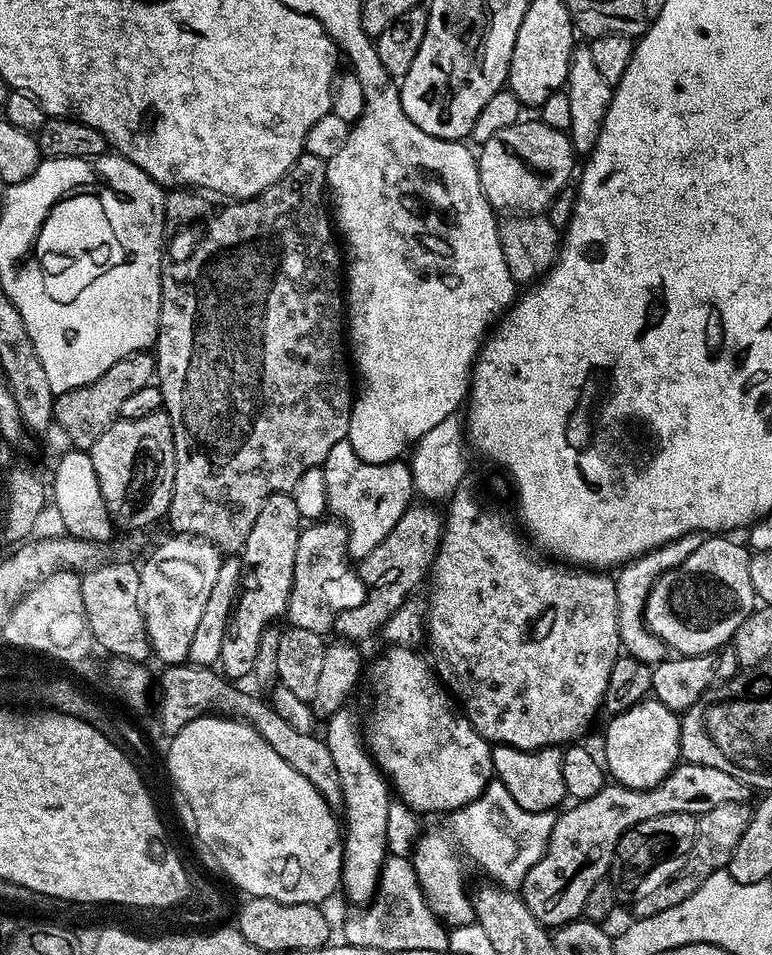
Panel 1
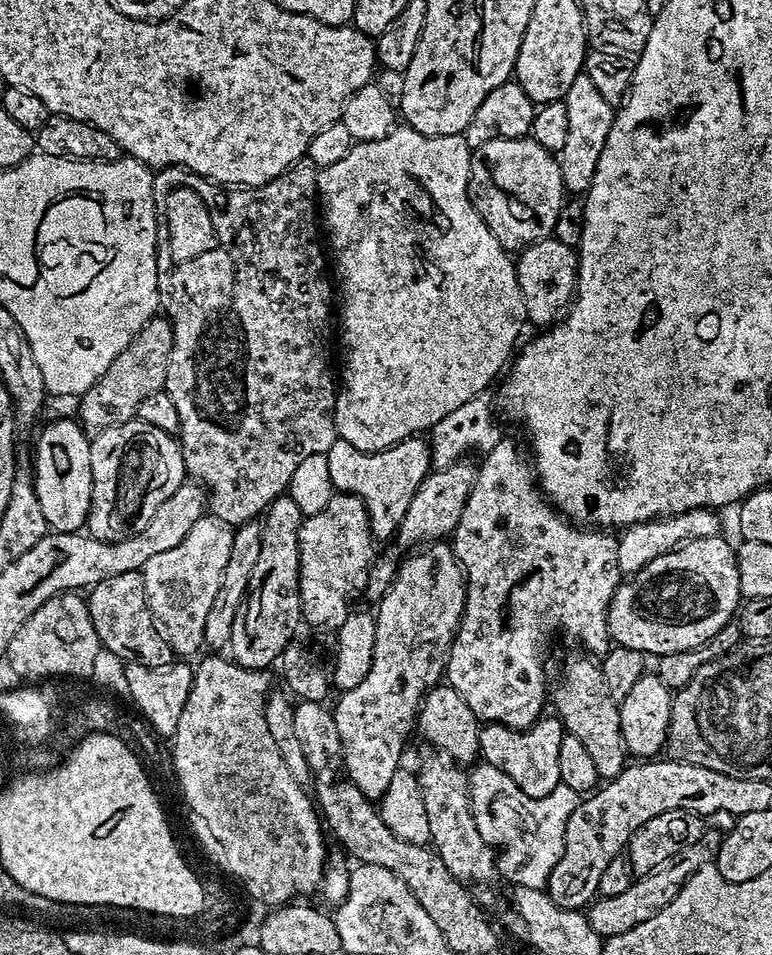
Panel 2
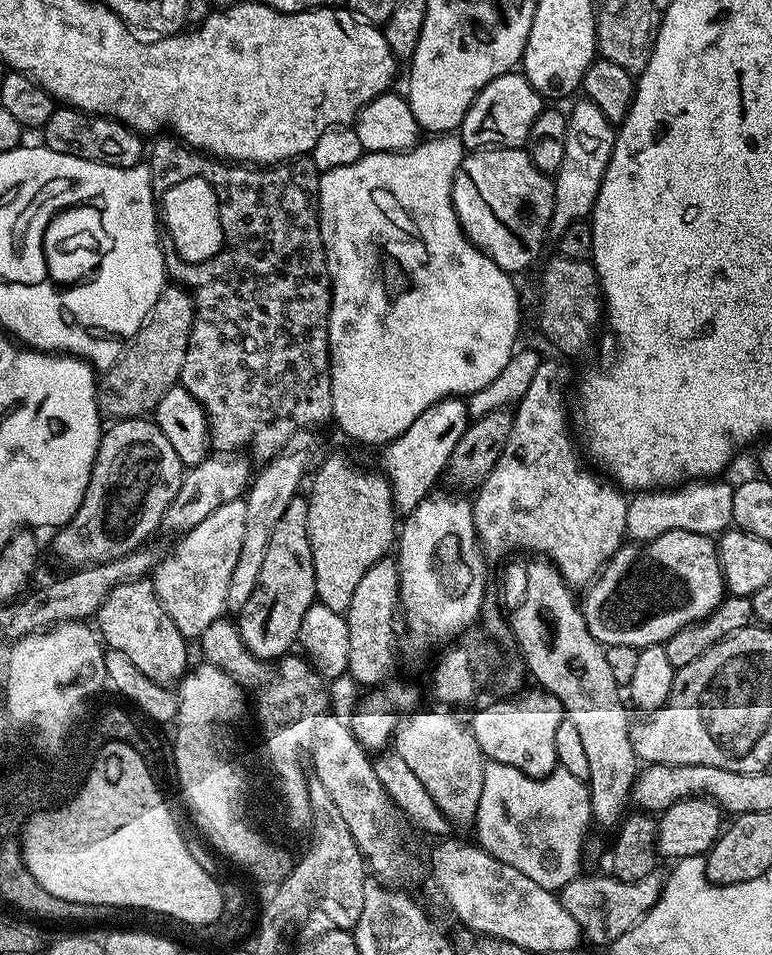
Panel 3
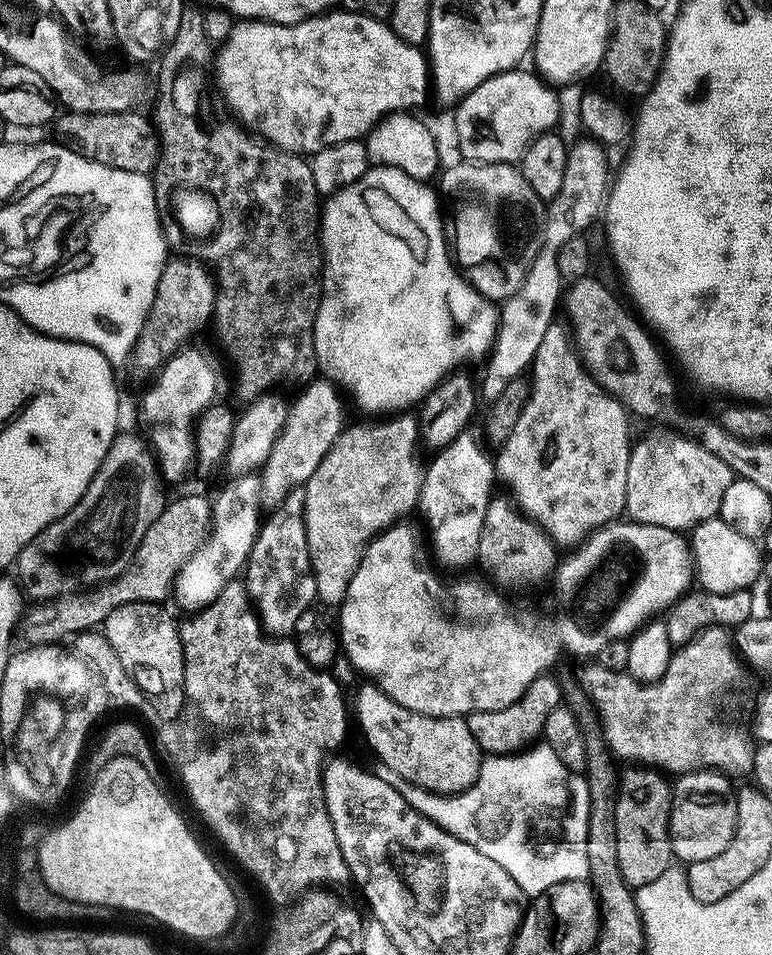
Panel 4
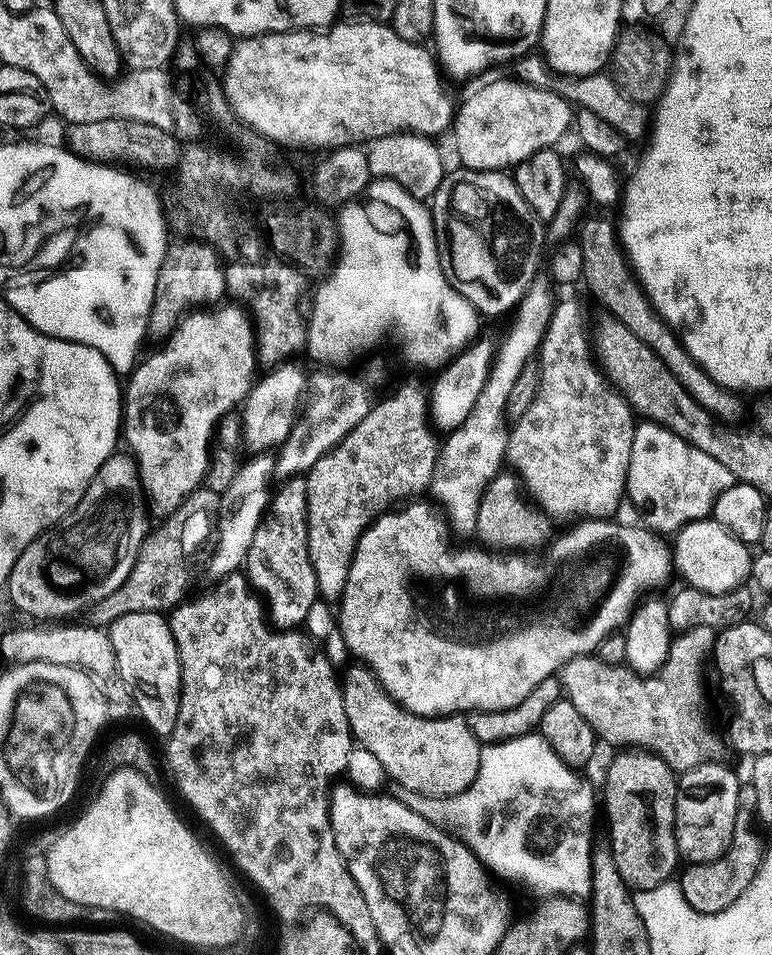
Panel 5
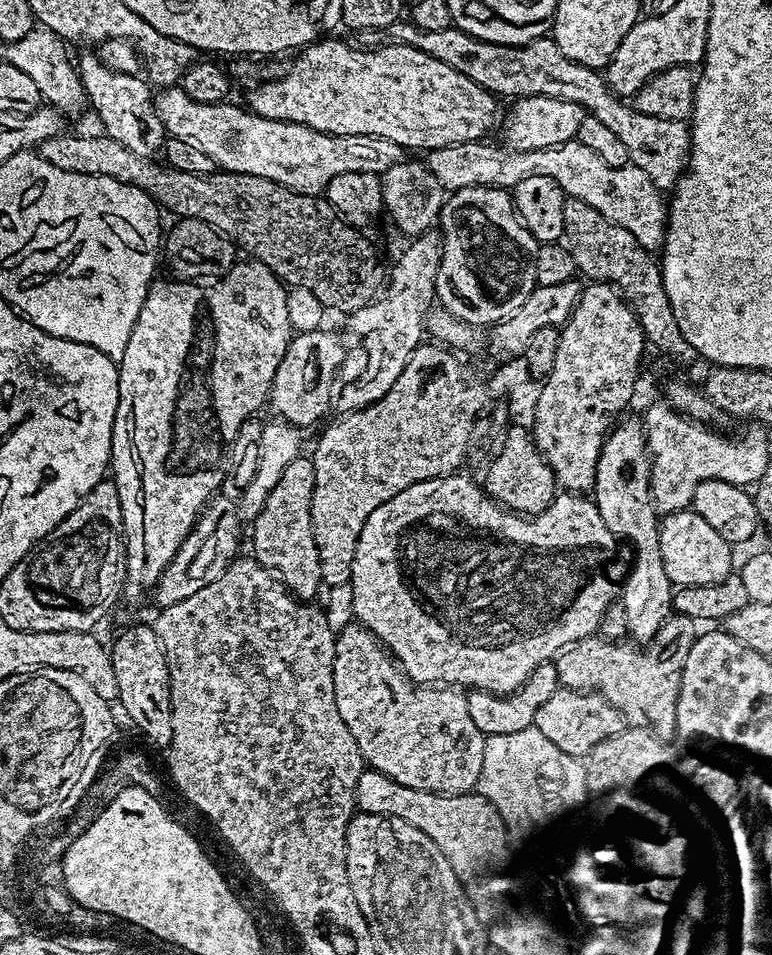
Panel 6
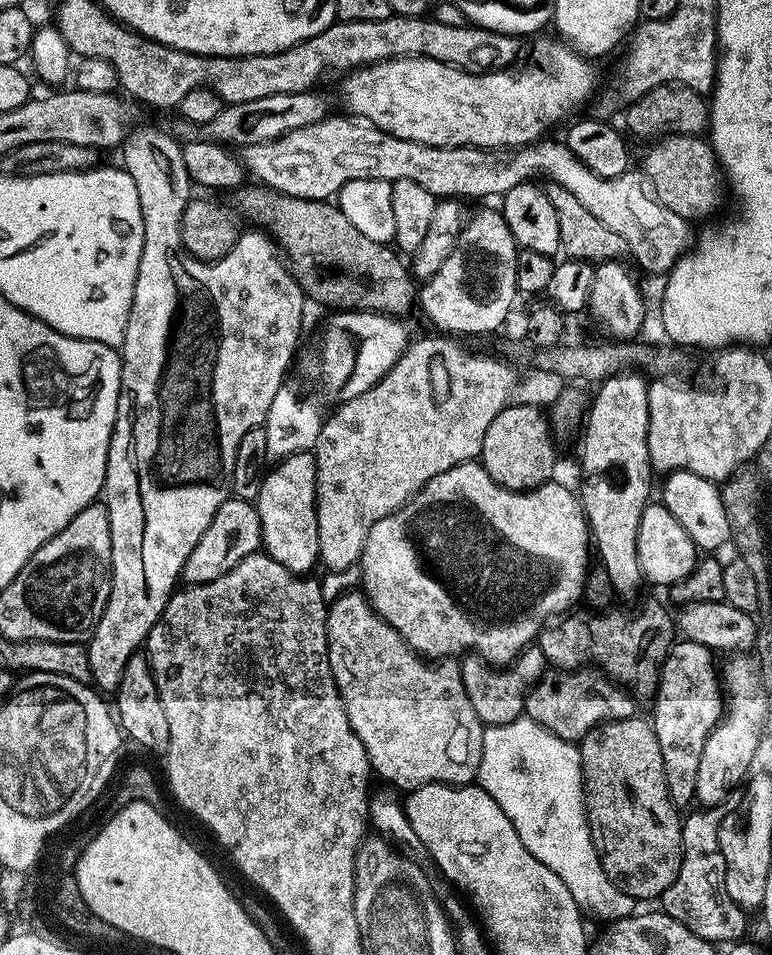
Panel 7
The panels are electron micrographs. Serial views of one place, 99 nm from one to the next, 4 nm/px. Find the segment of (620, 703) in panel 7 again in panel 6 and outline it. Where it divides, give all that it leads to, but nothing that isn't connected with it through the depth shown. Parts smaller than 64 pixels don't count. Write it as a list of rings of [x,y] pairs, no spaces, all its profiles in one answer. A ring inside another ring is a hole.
[[[561,686],[543,703],[538,714],[534,714],[532,727],[548,741],[554,742],[554,746],[558,746],[562,754],[586,758],[594,750],[594,746],[598,746],[598,742],[618,734],[626,725],[622,714],[618,714],[618,710],[614,710],[614,706],[610,706],[610,702],[606,702],[602,697],[591,692],[576,692],[573,688]]]

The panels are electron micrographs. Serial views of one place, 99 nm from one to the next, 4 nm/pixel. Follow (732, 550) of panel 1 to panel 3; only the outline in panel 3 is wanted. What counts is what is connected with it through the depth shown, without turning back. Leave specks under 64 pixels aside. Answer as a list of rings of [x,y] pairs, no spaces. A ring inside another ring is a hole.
[[[686,530],[663,532],[658,534],[658,538],[644,543],[625,542],[621,544],[620,549],[600,569],[599,576],[583,589],[582,595],[584,595],[584,600],[582,596],[582,599],[579,601],[580,612],[584,615],[584,622],[590,630],[590,634],[594,634],[597,642],[605,646],[613,644],[614,646],[634,646],[635,648],[642,649],[649,648],[651,644],[663,644],[665,640],[668,640],[674,634],[678,634],[678,630],[697,624],[700,620],[705,620],[723,602],[726,595],[724,575],[720,569],[720,555],[716,553],[716,546],[717,541],[713,537],[694,534]]]

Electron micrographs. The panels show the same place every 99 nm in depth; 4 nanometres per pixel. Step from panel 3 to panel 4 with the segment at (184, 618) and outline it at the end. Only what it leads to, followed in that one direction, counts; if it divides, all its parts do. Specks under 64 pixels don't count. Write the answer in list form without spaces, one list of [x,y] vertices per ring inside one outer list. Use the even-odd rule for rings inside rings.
[[[255,475],[233,479],[222,489],[210,504],[210,527],[196,547],[196,552],[184,563],[176,575],[174,600],[189,613],[199,612],[228,585],[229,580],[237,579],[248,563],[248,555],[256,541],[258,519],[256,511],[261,511],[259,479]]]

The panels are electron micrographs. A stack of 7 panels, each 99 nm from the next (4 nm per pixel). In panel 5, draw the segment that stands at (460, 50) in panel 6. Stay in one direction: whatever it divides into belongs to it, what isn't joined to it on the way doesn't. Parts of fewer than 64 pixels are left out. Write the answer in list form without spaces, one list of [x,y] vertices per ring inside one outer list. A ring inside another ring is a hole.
[[[525,54],[515,61],[516,73],[515,79],[521,84],[529,84],[534,88],[546,88],[558,93],[564,97],[569,104],[577,109],[585,108],[594,114],[598,114],[598,118],[602,118],[602,122],[609,124],[612,129],[621,136],[625,141],[640,140],[649,135],[650,132],[650,112],[643,104],[635,104],[620,85],[616,83],[611,75],[597,74],[595,76],[563,76],[557,74],[549,67],[548,61],[543,55]]]

